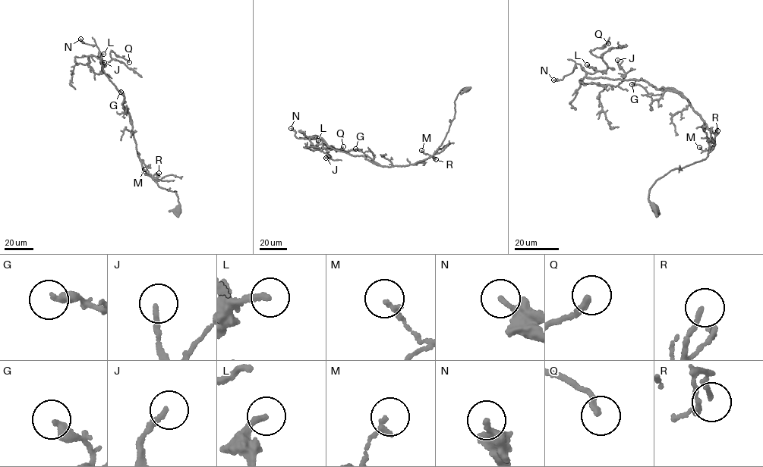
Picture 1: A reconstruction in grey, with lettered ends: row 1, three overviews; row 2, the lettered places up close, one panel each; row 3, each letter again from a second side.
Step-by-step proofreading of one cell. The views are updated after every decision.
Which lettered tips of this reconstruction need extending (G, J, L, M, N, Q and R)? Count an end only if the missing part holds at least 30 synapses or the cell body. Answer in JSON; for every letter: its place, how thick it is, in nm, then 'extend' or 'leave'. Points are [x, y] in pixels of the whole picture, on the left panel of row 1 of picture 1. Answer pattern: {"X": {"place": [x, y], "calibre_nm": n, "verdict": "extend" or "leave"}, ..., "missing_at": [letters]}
{"G": {"place": [121, 92], "calibre_nm": 360, "verdict": "leave"}, "J": {"place": [104, 62], "calibre_nm": 170, "verdict": "leave"}, "L": {"place": [103, 54], "calibre_nm": 200, "verdict": "leave"}, "M": {"place": [144, 169], "calibre_nm": 170, "verdict": "leave"}, "N": {"place": [80, 39], "calibre_nm": 200, "verdict": "leave"}, "Q": {"place": [129, 62], "calibre_nm": 220, "verdict": "leave"}, "R": {"place": [159, 173], "calibre_nm": 170, "verdict": "leave"}, "missing_at": []}

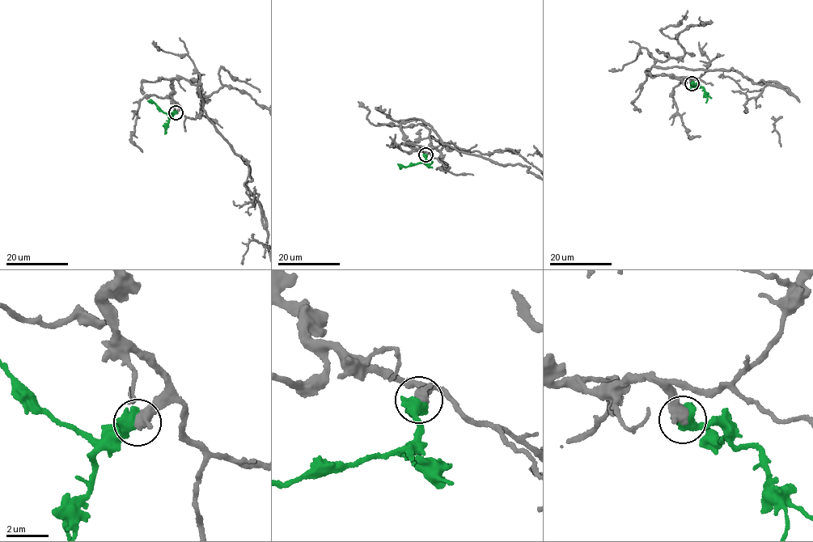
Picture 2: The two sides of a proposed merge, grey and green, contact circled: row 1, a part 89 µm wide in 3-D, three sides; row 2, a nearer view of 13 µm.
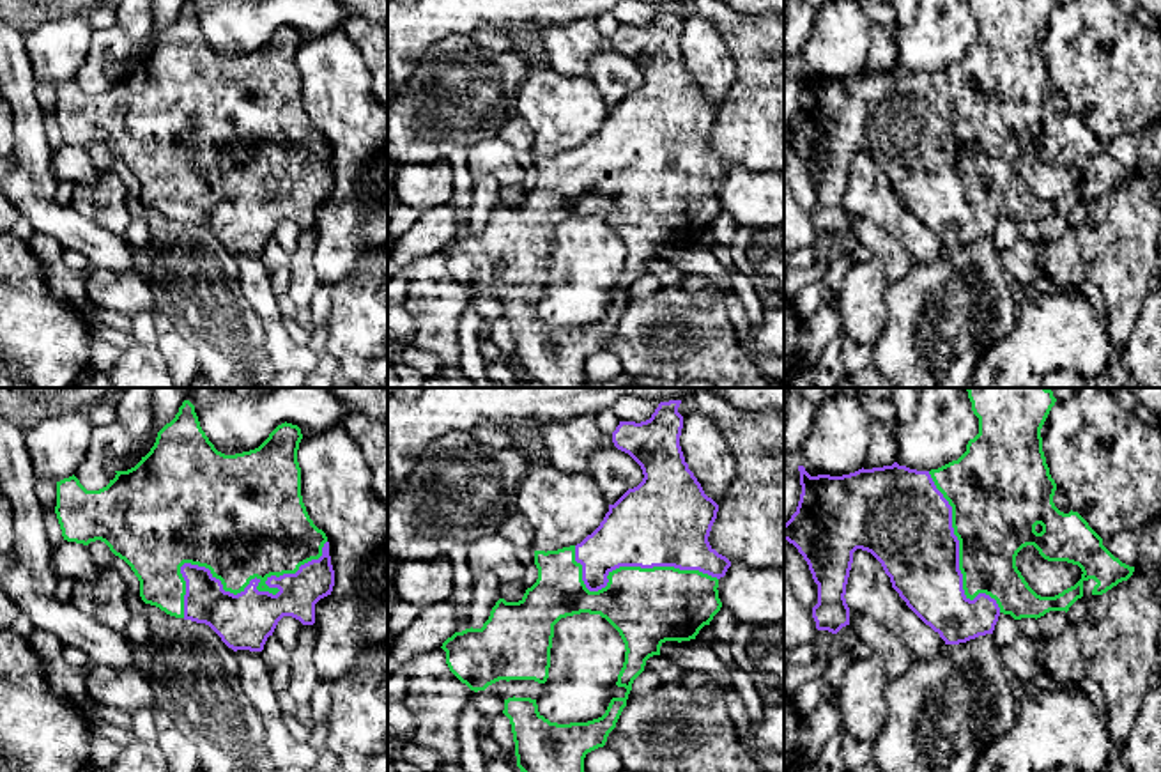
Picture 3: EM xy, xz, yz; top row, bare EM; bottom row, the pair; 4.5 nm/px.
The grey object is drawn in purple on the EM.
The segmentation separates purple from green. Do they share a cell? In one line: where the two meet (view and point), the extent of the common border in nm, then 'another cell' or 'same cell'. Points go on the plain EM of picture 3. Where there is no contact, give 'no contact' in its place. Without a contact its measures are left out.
xy (241, 195) | 750 nm | same cell

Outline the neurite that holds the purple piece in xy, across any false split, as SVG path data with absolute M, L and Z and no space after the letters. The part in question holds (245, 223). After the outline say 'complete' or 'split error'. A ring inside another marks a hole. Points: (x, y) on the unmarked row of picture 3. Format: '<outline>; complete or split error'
M184 4L175 21L158 35L150 55L135 71L115 74L106 90L87 94L74 78L57 85L55 117L62 140L83 149L104 145L138 181L145 207L209 228L234 255L262 255L283 220L313 228L315 207L334 189L327 140L310 122L301 99L301 42L301 32L285 25L258 51L225 58L202 34L195 9Z; split error

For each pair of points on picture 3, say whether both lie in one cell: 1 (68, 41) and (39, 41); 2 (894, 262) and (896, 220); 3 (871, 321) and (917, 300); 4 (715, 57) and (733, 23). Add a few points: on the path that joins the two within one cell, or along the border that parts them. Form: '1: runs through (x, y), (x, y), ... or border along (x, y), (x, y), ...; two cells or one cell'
1: runs through (61, 41), (46, 41); one cell
2: border along (862, 215), (882, 225), (915, 257); two cells
3: border along (887, 282), (885, 326), (871, 346); two cells
4: border along (705, 18), (715, 27), (735, 62), (733, 82); two cells

